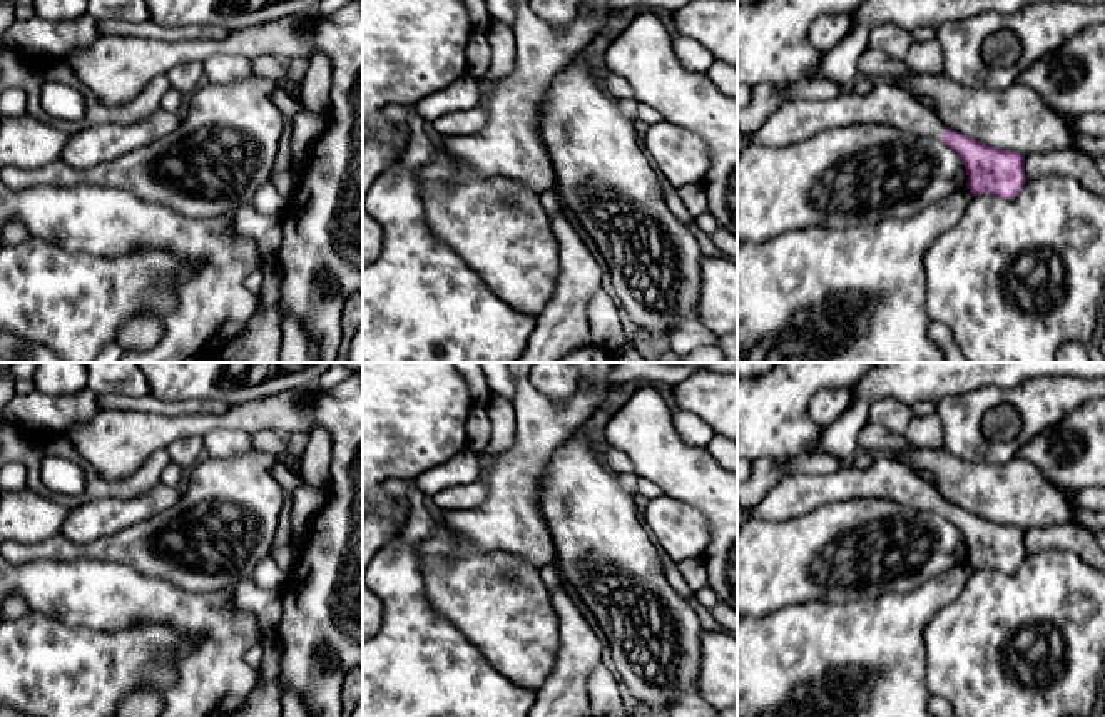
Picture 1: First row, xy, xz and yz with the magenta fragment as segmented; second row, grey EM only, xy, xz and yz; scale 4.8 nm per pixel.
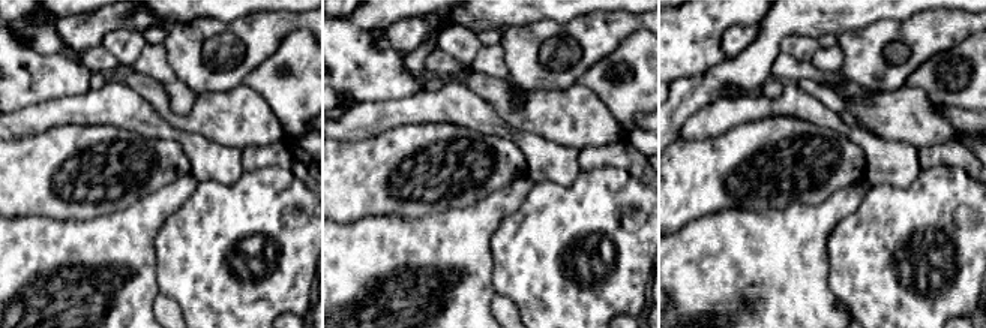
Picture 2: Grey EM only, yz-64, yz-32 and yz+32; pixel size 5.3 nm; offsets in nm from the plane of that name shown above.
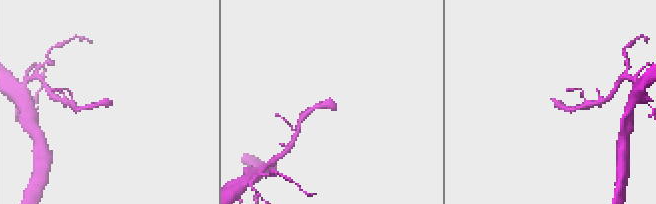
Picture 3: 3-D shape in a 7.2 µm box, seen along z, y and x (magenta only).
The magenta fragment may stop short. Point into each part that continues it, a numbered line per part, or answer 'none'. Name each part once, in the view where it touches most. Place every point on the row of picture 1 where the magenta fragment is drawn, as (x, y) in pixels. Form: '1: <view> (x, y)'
1: yz (890, 104)

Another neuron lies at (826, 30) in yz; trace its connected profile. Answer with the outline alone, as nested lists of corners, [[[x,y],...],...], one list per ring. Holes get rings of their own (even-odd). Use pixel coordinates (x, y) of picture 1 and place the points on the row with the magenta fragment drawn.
[[[853,13],[817,17],[807,30],[809,43],[821,53],[827,52],[846,37],[853,27],[853,18]]]

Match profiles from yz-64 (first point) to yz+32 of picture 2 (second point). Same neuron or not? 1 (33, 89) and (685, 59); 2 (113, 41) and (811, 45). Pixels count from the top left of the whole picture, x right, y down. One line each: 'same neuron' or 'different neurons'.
1: same neuron
2: same neuron

